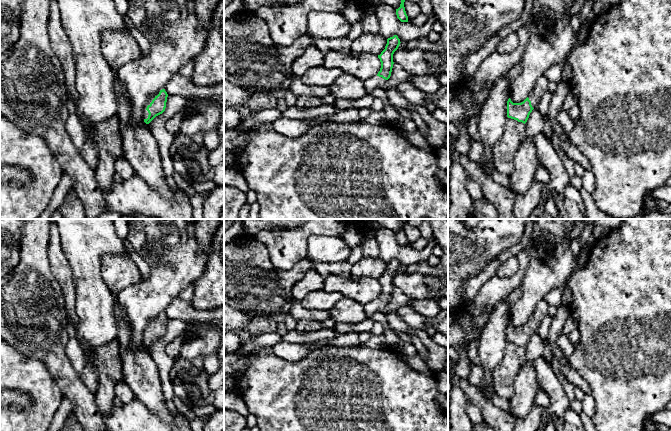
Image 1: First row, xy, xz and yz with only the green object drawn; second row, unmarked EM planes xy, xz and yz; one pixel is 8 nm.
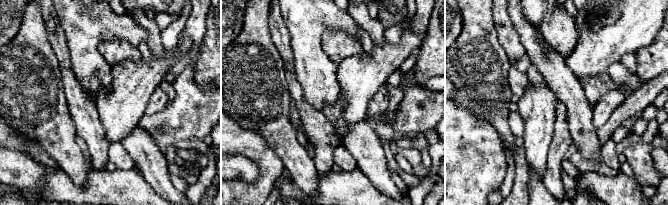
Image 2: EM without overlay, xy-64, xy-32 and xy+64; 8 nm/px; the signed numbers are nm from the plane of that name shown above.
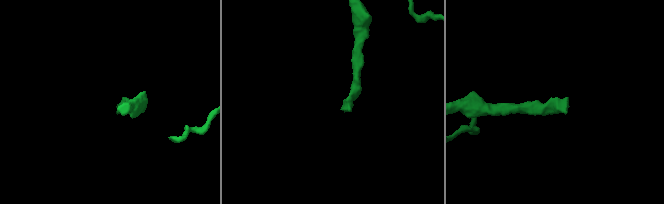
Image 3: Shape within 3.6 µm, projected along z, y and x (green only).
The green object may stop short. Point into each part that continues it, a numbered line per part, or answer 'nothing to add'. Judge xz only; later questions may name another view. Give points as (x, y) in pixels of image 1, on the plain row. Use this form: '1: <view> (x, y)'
1: xz (373, 306)

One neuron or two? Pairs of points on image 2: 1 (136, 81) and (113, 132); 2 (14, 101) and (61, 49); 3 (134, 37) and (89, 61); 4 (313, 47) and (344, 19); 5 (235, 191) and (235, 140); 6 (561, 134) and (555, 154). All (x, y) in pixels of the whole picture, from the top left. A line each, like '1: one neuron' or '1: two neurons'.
1: one neuron
2: two neurons
3: one neuron
4: one neuron
5: one neuron
6: one neuron

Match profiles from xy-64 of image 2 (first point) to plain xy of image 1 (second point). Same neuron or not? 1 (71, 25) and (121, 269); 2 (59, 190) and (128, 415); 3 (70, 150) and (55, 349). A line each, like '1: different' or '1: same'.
1: different
2: same
3: same

